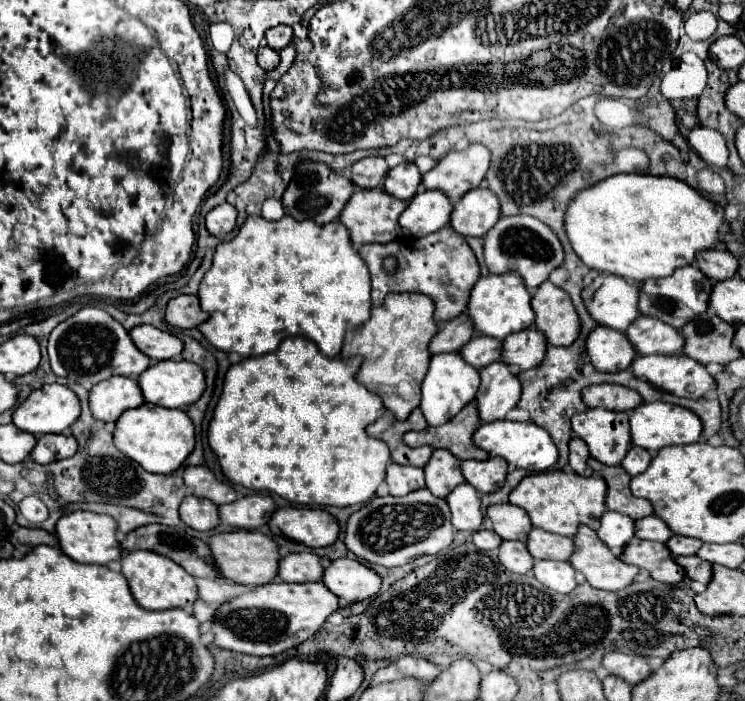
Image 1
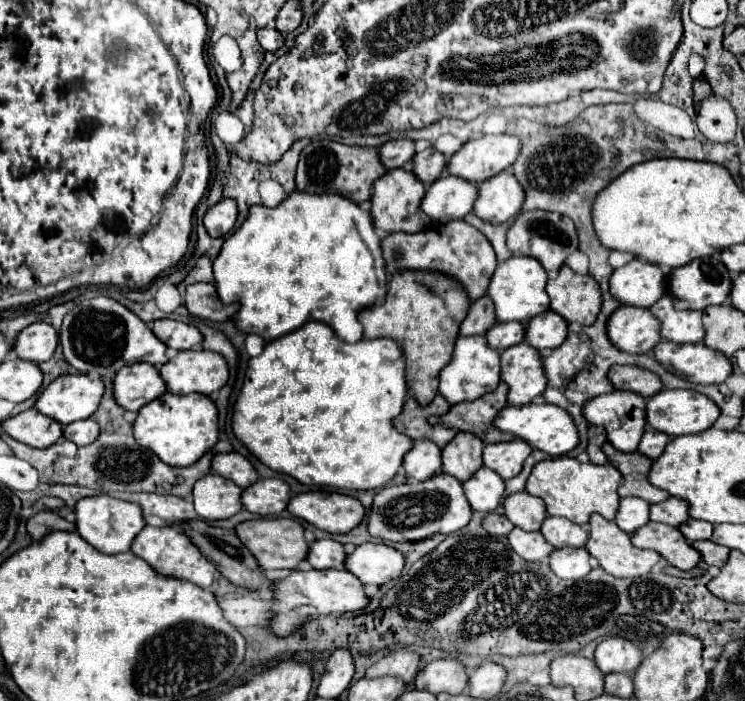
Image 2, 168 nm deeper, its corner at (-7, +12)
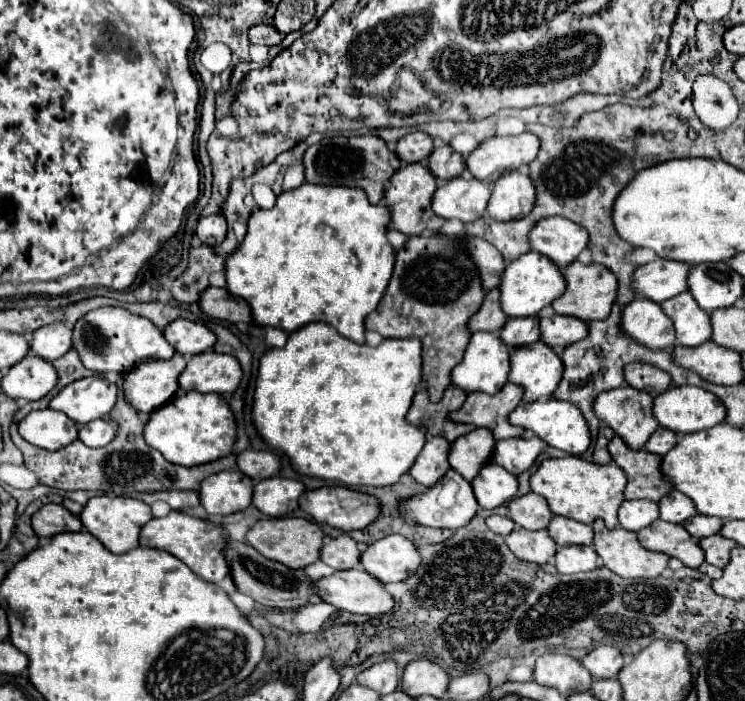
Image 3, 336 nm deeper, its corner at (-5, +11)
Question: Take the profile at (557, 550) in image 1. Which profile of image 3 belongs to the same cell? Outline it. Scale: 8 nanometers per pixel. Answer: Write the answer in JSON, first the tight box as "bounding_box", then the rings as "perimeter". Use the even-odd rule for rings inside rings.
{"bounding_box":[548,517,592,547],"perimeter":[[[552,517],[550,525],[548,525],[548,533],[552,537],[552,541],[560,547],[564,545],[588,545],[576,547],[592,547],[592,527],[584,525],[580,521],[574,519],[566,519],[566,517]],[[590,543],[592,543],[590,545]]]}

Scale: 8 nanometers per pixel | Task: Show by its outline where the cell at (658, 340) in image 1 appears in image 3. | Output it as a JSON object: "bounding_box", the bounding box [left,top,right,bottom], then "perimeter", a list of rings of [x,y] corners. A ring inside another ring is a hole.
{"bounding_box":[660,291,712,347],"perimeter":[[[682,291],[680,295],[662,301],[660,307],[674,321],[676,341],[680,345],[696,347],[710,339],[710,335],[712,335],[710,317],[706,311],[702,311],[696,305],[696,301],[690,297],[688,291]]]}

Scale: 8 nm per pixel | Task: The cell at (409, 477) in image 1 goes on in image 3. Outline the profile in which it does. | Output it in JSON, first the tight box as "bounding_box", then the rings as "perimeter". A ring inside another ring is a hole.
{"bounding_box":[410,437,450,487],"perimeter":[[[430,437],[426,441],[424,449],[420,451],[420,455],[416,457],[416,461],[410,469],[410,475],[418,483],[432,487],[450,469],[448,449],[450,449],[450,443],[444,441],[444,437]]]}

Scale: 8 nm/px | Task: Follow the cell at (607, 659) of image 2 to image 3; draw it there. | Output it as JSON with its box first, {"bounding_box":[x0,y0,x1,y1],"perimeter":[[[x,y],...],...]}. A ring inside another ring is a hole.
{"bounding_box":[582,645,624,679],"perimeter":[[[600,645],[594,651],[590,651],[582,659],[582,663],[594,679],[608,679],[620,673],[620,669],[624,667],[624,655],[612,645]]]}

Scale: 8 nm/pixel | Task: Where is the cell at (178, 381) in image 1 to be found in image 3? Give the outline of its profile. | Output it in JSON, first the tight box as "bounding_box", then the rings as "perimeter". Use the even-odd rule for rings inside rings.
{"bounding_box":[178,351,242,393],"perimeter":[[[206,351],[190,357],[184,373],[178,377],[178,385],[180,391],[234,393],[240,377],[242,369],[234,357]]]}

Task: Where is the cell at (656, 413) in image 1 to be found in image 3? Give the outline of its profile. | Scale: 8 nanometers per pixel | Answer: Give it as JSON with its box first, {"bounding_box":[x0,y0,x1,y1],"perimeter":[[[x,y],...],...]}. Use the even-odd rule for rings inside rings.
{"bounding_box":[654,387,726,433],"perimeter":[[[670,387],[654,399],[654,417],[660,427],[670,429],[674,433],[694,433],[708,427],[714,427],[726,419],[724,403],[710,391],[700,387]]]}

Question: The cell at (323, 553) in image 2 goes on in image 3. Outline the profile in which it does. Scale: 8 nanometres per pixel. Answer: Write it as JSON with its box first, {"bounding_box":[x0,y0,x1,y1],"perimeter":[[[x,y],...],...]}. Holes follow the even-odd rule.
{"bounding_box":[320,533,358,571],"perimeter":[[[342,533],[336,539],[328,539],[320,549],[320,561],[324,561],[336,571],[358,567],[358,557],[358,543],[348,533]]]}

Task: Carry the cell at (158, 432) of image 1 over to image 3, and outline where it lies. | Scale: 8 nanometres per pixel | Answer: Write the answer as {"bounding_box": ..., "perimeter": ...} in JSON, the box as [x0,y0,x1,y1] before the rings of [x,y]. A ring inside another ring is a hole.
{"bounding_box":[144,391,236,467],"perimeter":[[[198,391],[174,395],[172,401],[152,411],[150,421],[144,427],[144,441],[150,447],[158,449],[166,461],[186,467],[226,457],[232,451],[234,439],[236,425],[228,403],[220,395],[204,395]]]}

